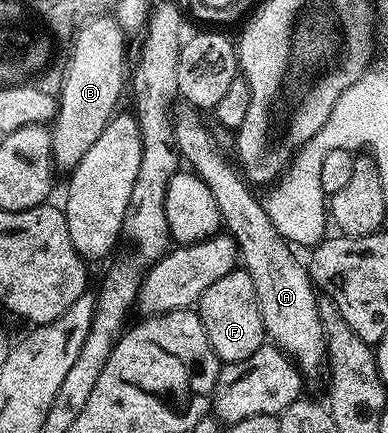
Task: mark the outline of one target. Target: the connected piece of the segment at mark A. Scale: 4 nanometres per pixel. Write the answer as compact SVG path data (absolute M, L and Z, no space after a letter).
M181 102L173 110L175 137L180 157L195 175L202 178L217 201L222 227L239 248L242 267L253 278L261 306L263 330L270 343L284 349L304 373L320 371L327 347L323 327L317 314L319 296L311 283L308 269L295 261L292 249L273 226L264 203L257 201L252 187L238 167L223 154L218 140L204 126L202 113L194 106Z

